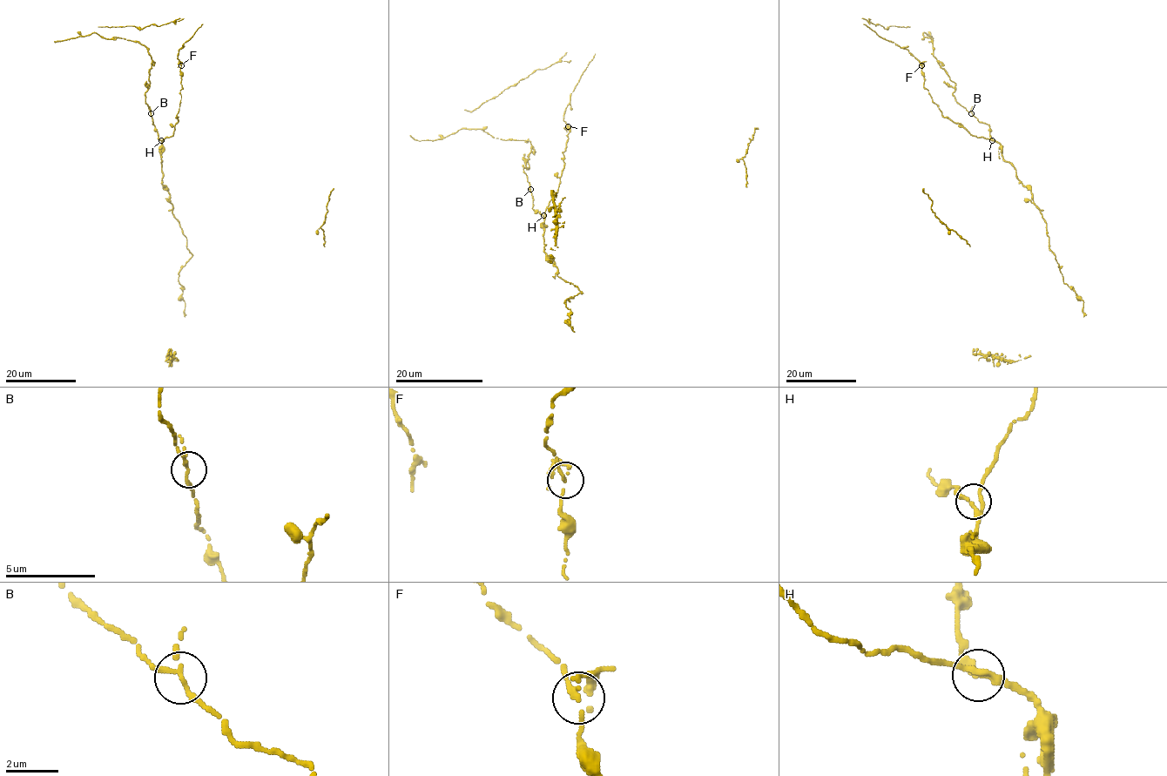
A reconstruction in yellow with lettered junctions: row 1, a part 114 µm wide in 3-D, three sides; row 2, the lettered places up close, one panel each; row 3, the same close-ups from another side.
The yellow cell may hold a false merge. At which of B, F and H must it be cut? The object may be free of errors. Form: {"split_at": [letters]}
{"split_at": []}

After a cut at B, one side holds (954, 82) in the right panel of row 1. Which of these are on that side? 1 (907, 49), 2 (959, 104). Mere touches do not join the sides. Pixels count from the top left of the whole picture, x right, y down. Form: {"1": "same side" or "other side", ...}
{"1": "other side", "2": "same side"}

